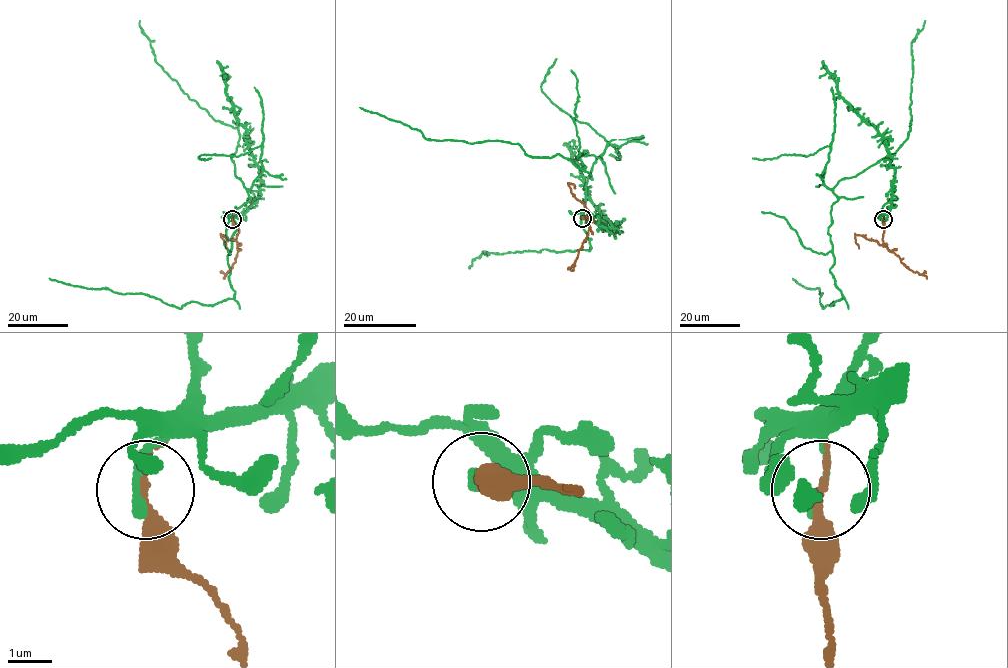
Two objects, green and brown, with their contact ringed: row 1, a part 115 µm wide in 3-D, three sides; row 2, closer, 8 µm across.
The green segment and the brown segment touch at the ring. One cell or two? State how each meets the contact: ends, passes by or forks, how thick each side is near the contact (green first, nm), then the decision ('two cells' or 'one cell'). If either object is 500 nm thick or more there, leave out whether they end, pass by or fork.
green ends; brown ends; calibres 280 and 280 nm; two cells

